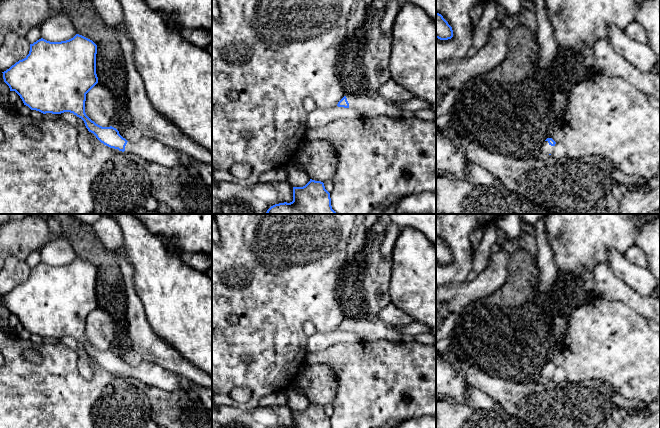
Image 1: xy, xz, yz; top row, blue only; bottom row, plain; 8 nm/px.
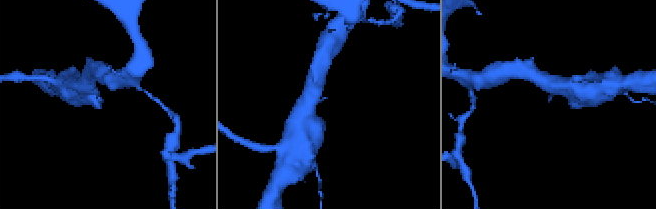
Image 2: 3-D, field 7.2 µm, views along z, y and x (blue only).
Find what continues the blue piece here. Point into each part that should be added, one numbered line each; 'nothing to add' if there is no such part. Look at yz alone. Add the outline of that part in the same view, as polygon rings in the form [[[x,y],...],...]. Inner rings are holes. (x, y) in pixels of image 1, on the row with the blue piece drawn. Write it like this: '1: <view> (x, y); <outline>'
1: yz (547, 149); [[[545,141],[542,145],[542,152],[544,155],[552,154],[554,146],[551,146],[548,141]]]

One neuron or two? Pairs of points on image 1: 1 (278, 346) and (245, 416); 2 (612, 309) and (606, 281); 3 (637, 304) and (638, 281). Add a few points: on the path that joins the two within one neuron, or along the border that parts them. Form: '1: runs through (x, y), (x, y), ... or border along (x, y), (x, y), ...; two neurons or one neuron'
1: border along (225, 405), (242, 408), (255, 408), (259, 406); two neurons
2: border along (591, 296), (619, 300), (632, 308); two neurons
3: border along (619, 279), (640, 295), (649, 296); two neurons

